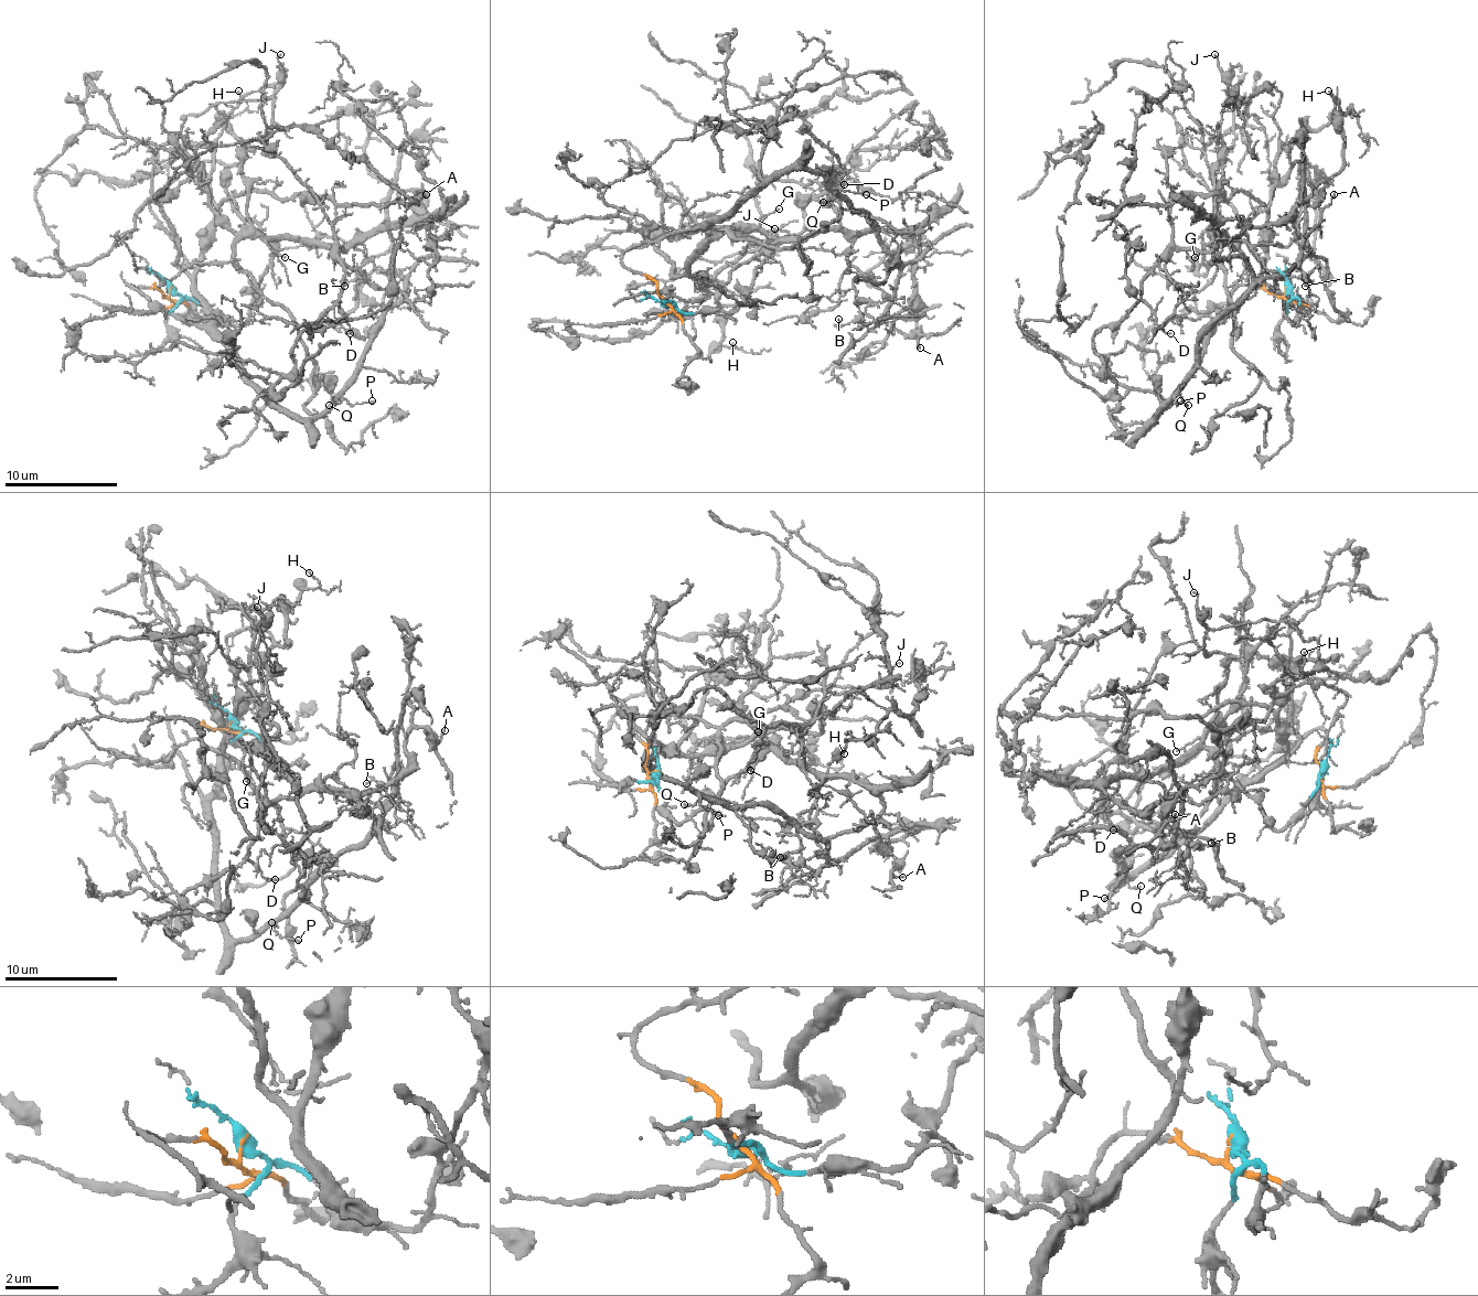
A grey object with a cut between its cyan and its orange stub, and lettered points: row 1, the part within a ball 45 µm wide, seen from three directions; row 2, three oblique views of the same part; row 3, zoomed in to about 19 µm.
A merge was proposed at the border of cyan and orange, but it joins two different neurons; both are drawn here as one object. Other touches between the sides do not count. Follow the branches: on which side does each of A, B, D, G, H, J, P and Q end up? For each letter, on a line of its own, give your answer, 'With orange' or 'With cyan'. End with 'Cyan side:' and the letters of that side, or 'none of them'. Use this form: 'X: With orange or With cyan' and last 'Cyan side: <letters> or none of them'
A: With cyan
B: With cyan
D: With cyan
G: With cyan
H: With cyan
J: With cyan
P: With orange
Q: With orange
Cyan side: A, B, D, G, H, J

